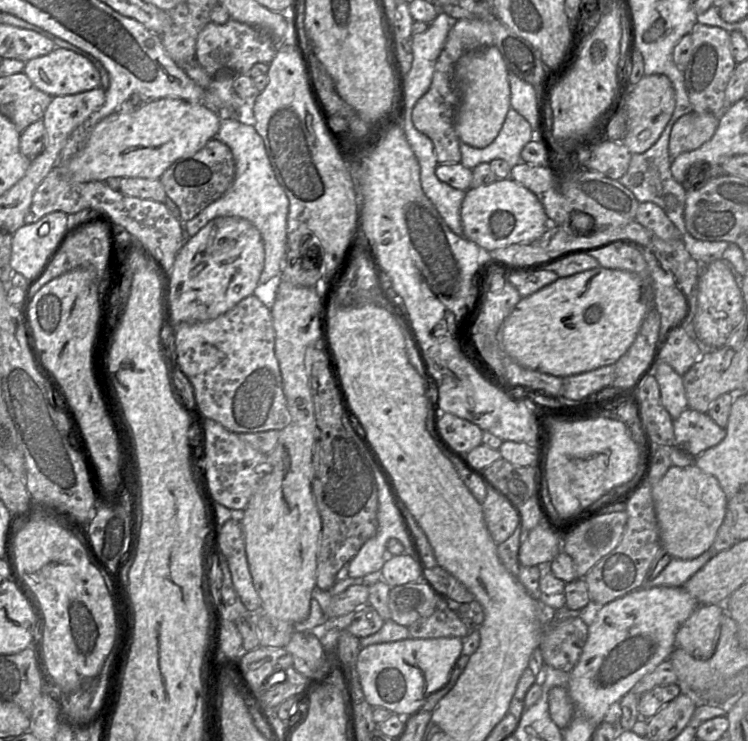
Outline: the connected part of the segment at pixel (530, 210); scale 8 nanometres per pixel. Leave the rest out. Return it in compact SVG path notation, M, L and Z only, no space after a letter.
M510 177L467 190L461 206L461 222L464 237L487 251L533 242L550 228L550 219L537 196Z

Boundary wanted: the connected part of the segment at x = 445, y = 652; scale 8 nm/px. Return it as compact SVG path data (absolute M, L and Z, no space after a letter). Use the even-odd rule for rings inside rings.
M408 638L362 648L356 661L359 682L366 701L394 714L418 711L433 692L444 687L461 655L462 638Z

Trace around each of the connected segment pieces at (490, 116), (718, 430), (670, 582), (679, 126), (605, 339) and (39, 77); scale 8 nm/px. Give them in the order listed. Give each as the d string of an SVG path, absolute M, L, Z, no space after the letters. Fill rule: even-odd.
M492 45L464 54L455 66L459 86L459 105L455 115L455 131L461 142L484 148L499 134L511 108L508 69L499 49Z
M689 407L673 420L673 429L675 446L692 457L718 445L726 436L725 428L719 427L707 413Z
M709 550L702 555L690 559L681 560L672 558L669 564L651 581L645 581L640 588L652 588L659 586L682 587L697 571L699 571L713 556L714 551Z
M691 111L674 124L669 141L669 154L675 158L681 153L698 149L714 135L719 118L707 112Z
M598 267L576 273L569 277L558 278L556 281L543 287L534 294L522 298L501 325L499 329L499 342L504 351L513 360L526 368L557 377L567 377L581 374L603 366L614 365L633 344L647 313L653 307L654 284L650 273L649 280L642 280L637 274L628 271Z
M55 47L50 53L25 62L23 73L40 91L55 96L74 95L100 87L101 78L96 67L83 56Z

